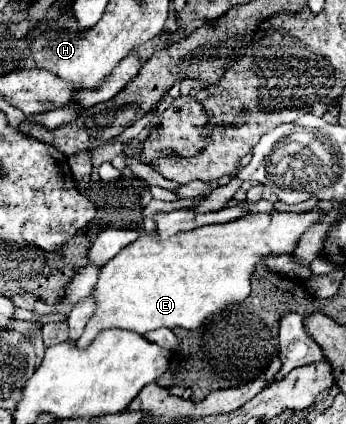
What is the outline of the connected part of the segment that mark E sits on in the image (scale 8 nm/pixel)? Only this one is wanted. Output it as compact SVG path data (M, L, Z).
M302 211L302 213L248 213L240 219L220 223L220 225L204 225L194 231L182 231L174 237L160 239L156 231L156 223L144 219L144 233L130 245L126 245L116 257L112 257L98 277L98 283L92 291L96 301L94 315L84 327L82 337L78 339L78 347L84 349L92 339L104 329L130 329L136 333L148 333L158 327L184 327L198 329L206 319L220 313L230 305L242 303L250 295L250 281L256 271L256 265L262 263L268 255L288 255L294 253L300 237L316 223L324 219L324 211Z

